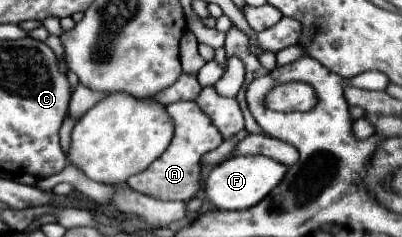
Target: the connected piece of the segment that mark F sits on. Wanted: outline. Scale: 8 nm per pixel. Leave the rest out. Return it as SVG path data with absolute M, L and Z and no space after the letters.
M263 155L231 157L211 171L211 175L205 181L205 193L213 203L213 207L217 209L229 209L229 211L247 209L259 203L263 197L267 197L271 189L275 189L281 183L281 179L285 177L285 171L287 167L271 157L263 157Z

